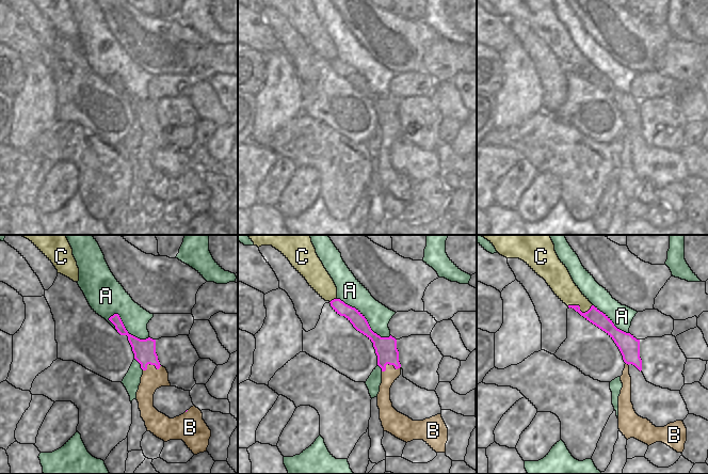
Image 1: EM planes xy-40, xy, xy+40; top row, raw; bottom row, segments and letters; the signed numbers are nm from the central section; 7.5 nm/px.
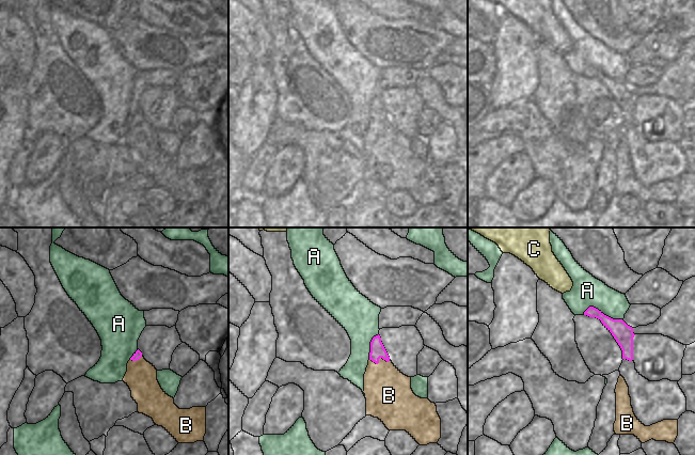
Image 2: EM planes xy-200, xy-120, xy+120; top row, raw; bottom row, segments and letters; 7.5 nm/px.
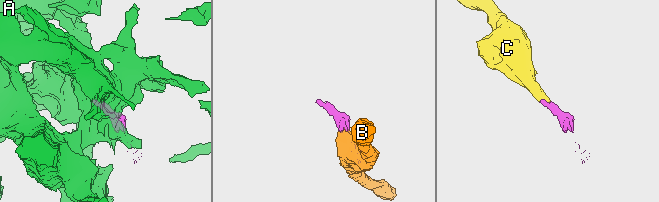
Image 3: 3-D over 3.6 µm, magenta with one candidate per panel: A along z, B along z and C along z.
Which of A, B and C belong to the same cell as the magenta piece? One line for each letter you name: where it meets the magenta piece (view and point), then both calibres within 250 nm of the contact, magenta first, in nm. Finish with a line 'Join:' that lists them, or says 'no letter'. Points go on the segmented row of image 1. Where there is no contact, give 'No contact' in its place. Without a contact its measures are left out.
C: Touches magenta at xy+40 (579, 309). Thickness 110 nm (magenta) against 170 nm
Join: C.

